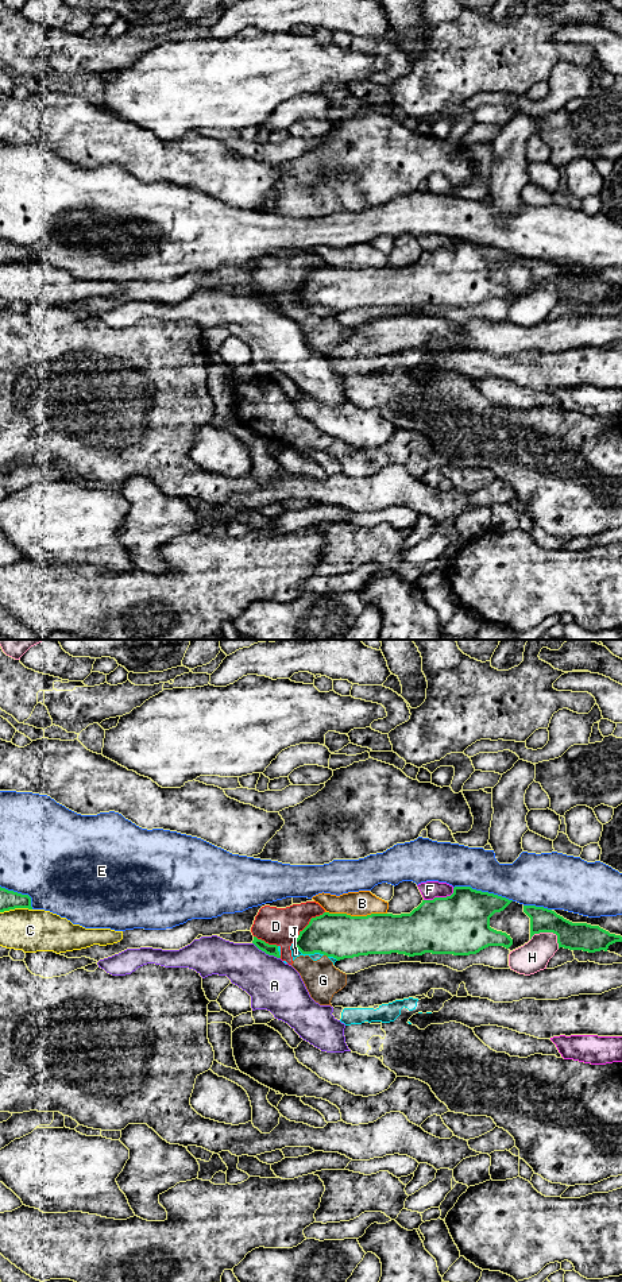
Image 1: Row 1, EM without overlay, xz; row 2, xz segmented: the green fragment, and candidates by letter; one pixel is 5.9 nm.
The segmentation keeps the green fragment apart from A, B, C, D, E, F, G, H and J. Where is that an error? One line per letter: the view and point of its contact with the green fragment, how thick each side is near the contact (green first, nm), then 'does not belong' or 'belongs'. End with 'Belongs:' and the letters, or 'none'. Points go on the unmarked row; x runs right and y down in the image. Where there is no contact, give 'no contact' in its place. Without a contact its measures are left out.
A: xz (266, 305) | 60/300 nm | does not belong
B: xz (356, 269) | 260/150 nm | does not belong
C: xz (15, 259) | 110/260 nm | does not belong
D: xz (308, 277) | 260/220 nm | does not belong
E: xz (483, 244) | 360/260 nm | does not belong
F: xz (440, 250) | 360/110 nm | does not belong
G: xz (325, 307) | 260/220 nm | does not belong
H: xz (549, 284) | 160/180 nm | does not belong
J: xz (308, 305) | 260/50 nm | does not belong
Belongs: none

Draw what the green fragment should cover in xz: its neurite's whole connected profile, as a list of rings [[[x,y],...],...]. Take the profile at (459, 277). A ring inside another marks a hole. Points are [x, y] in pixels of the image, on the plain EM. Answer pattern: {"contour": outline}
{"contour": [[[455,239],[451,248],[422,252],[410,266],[351,269],[324,264],[312,270],[293,296],[302,306],[320,305],[337,313],[368,306],[398,305],[414,309],[432,305],[470,308],[488,298],[509,301],[513,297],[513,291],[506,285],[491,281],[490,270],[495,264],[503,263],[511,254],[471,239]]]}

